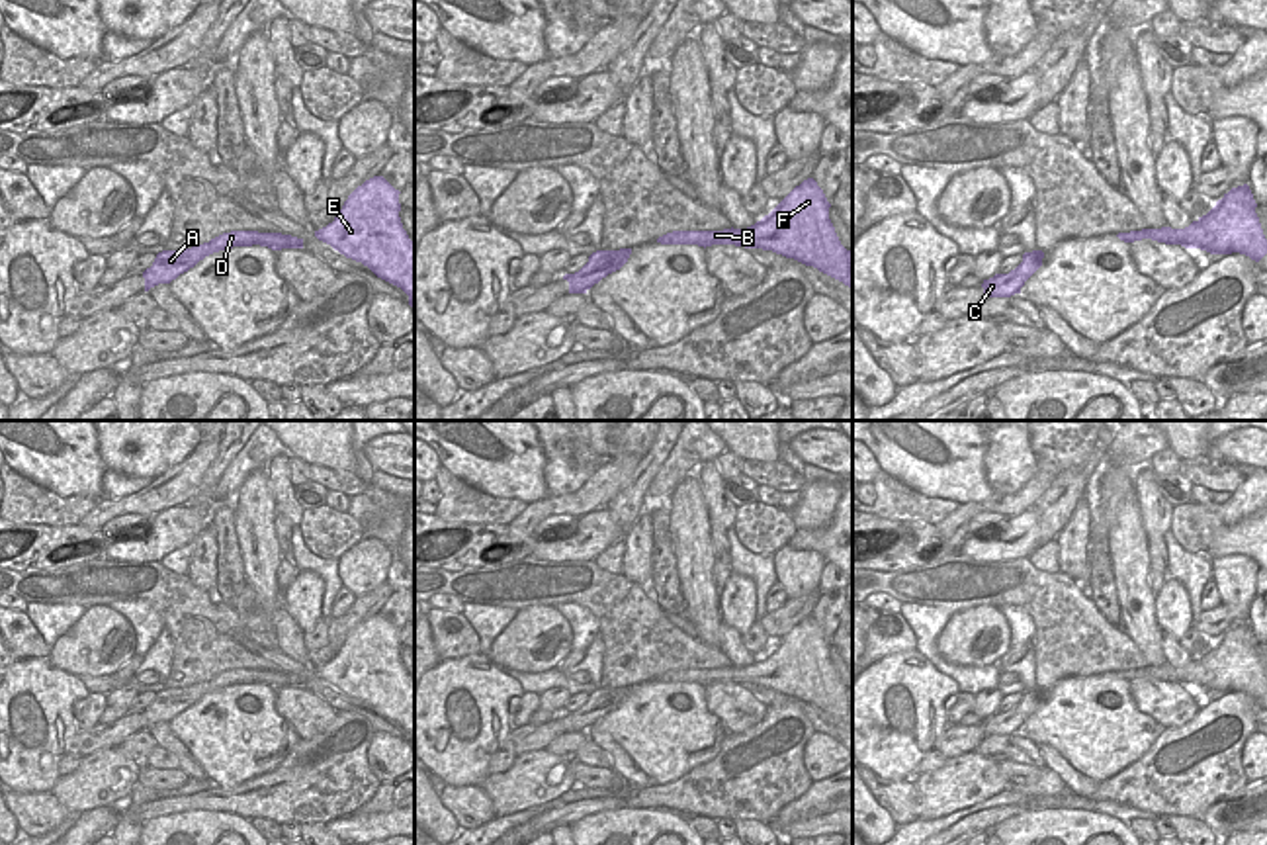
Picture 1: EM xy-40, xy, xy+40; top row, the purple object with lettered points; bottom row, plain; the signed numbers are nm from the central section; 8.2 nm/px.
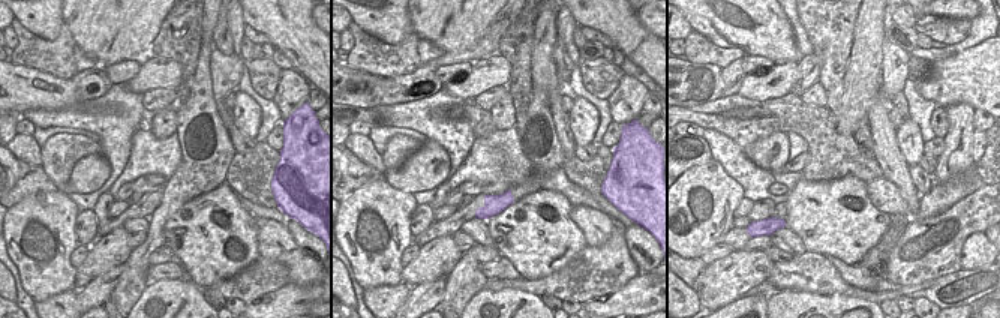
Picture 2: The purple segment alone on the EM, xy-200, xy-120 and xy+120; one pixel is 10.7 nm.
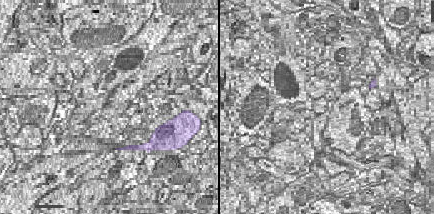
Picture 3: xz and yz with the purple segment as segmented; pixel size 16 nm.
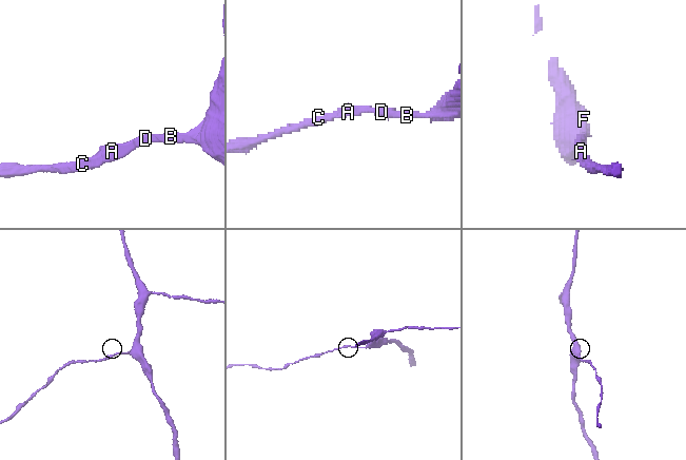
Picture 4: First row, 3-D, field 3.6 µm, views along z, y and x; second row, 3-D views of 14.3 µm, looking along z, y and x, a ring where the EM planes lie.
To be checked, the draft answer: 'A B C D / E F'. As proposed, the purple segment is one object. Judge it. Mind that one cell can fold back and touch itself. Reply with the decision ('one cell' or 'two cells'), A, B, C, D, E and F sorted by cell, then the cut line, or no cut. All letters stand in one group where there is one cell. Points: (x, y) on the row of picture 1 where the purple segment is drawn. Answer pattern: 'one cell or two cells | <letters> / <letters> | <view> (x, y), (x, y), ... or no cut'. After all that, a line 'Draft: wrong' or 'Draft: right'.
one cell | A B C D E F | no cut
Draft: wrong

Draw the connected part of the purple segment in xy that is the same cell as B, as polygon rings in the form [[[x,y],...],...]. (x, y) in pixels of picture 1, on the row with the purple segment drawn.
[[[813,178],[796,186],[768,215],[747,229],[673,231],[661,245],[735,245],[794,258],[852,288],[852,252],[847,250],[829,219],[823,190]]]

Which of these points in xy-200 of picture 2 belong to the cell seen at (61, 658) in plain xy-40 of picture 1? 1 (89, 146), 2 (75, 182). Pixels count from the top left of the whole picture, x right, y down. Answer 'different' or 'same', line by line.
1: different
2: same

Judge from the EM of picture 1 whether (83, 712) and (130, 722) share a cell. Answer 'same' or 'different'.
different

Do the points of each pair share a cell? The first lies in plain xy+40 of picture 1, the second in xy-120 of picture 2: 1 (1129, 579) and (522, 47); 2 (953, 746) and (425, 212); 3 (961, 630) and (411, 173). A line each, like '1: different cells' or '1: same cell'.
1: different cells
2: different cells
3: same cell

